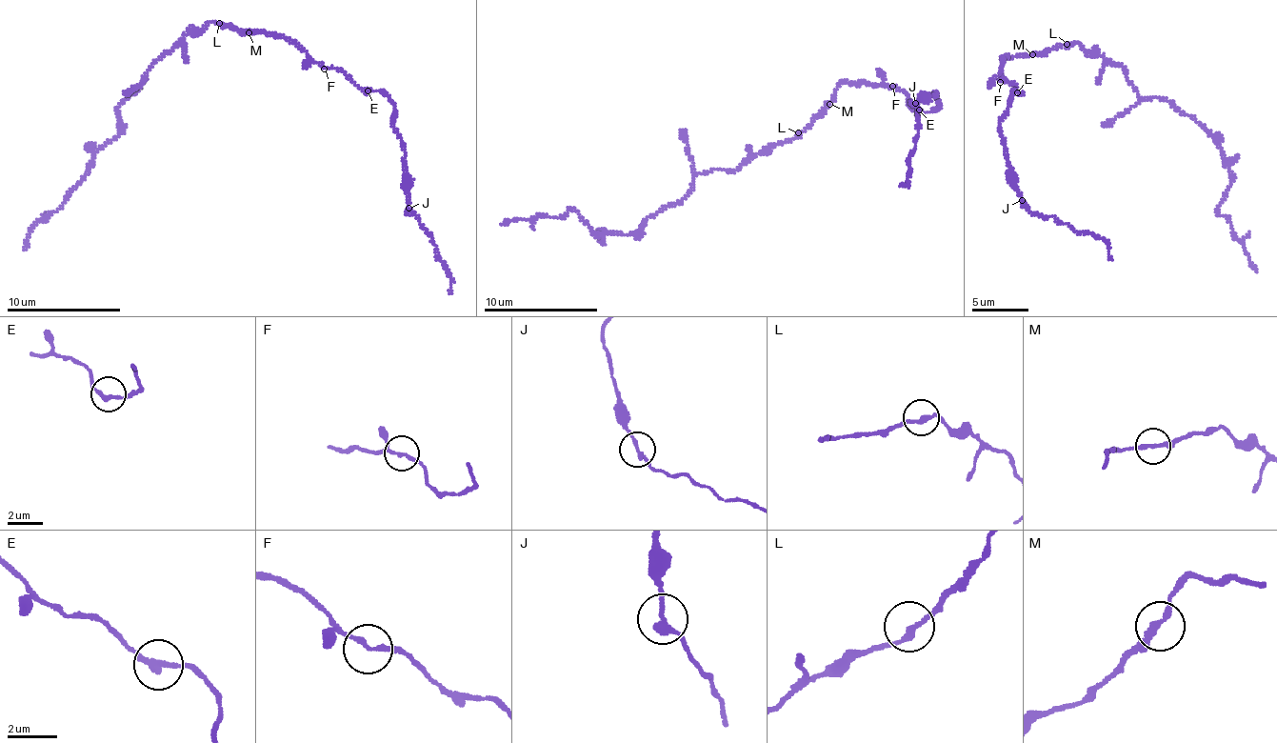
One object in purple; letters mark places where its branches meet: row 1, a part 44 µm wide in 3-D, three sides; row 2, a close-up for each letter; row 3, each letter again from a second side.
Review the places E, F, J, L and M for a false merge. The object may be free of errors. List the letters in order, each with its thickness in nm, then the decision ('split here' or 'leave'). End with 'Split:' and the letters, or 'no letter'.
E: calibre 240 nm; leave
F: calibre 180 nm; leave
J: calibre 240 nm; leave
L: calibre 220 nm; leave
M: calibre 240 nm; leave
Split: no letter

